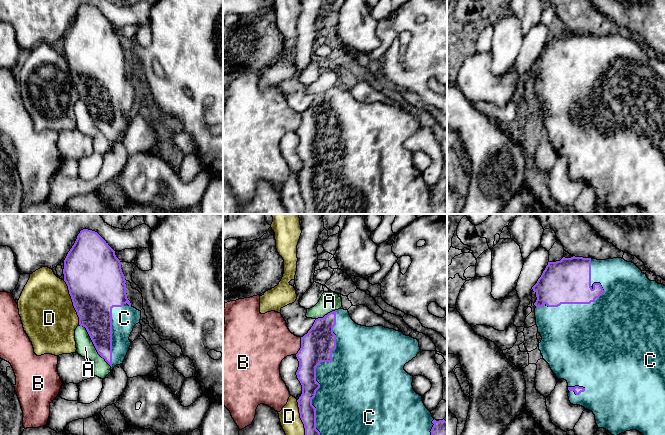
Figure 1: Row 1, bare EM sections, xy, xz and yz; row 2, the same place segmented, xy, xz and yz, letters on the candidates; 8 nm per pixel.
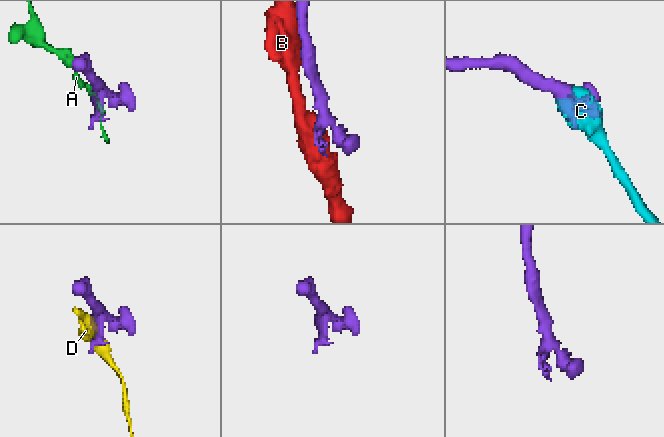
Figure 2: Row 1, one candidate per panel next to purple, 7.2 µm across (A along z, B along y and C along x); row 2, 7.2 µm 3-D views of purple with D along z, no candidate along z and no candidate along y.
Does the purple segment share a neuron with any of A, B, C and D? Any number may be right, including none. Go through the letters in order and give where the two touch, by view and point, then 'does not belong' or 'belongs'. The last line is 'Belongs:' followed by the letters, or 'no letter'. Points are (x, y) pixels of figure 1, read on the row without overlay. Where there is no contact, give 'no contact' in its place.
A: xy (93, 119) | does not belong
B: xz (301, 122) | does not belong
C: xz (315, 146) | belongs
D: xy (72, 77) | does not belong
Belongs: C

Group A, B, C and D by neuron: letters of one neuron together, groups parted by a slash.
A / B / C / D

